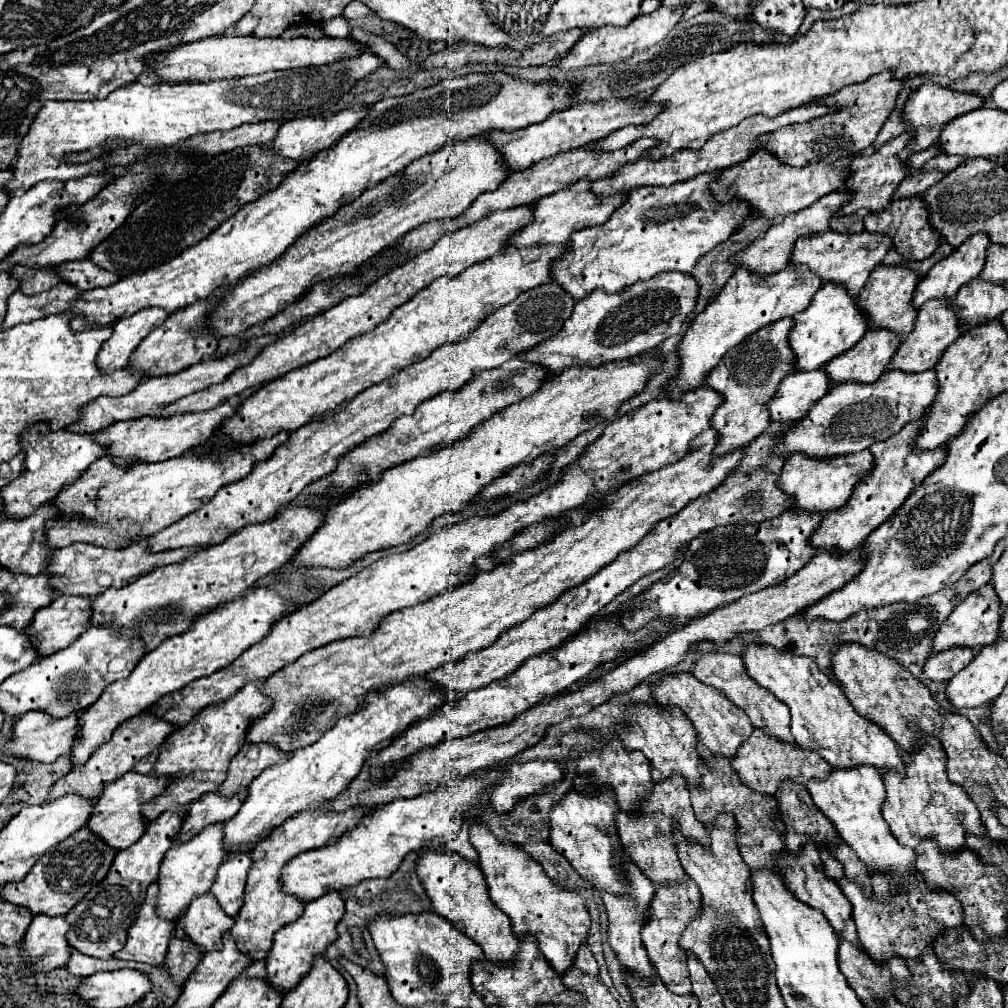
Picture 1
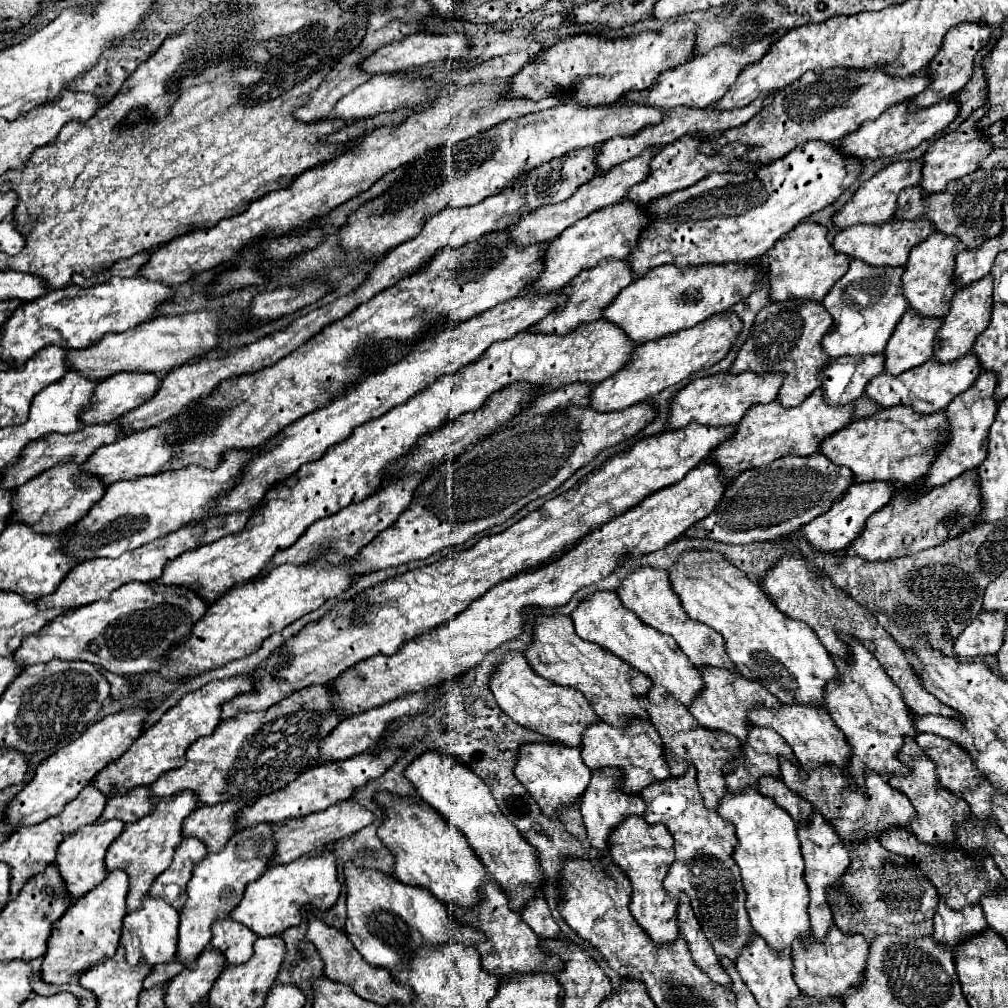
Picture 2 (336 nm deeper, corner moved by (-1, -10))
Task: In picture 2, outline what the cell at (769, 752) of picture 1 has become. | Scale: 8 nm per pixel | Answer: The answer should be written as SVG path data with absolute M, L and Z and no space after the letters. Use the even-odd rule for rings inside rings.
M697 666L701 678L703 678L703 692L699 692L699 698L691 702L691 714L697 718L697 722L709 730L725 730L729 734L735 734L741 742L747 740L747 710L755 706L765 708L777 708L779 700L761 684L755 680L743 678L739 672L715 668L715 666Z

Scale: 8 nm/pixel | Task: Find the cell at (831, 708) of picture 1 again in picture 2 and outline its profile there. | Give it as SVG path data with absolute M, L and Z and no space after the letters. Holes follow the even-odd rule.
M681 552L669 570L669 580L687 616L723 636L727 656L745 678L763 680L765 688L781 702L823 702L823 686L837 678L831 654L805 622L787 618L761 586L749 580L721 552Z

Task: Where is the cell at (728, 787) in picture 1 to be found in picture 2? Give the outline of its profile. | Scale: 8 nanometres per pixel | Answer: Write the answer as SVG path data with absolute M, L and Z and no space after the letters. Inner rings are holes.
M643 698L643 710L647 710L649 720L657 728L659 736L663 738L665 746L665 756L667 756L667 766L673 776L681 776L687 770L687 762L693 762L697 768L697 784L701 798L707 808L715 810L719 800L725 794L725 778L723 778L723 766L731 762L731 758L737 758L741 754L741 744L737 738L731 738L731 734L719 734L713 730L707 730L691 718L691 712L685 706L679 706L675 698L663 698L659 704L649 702Z

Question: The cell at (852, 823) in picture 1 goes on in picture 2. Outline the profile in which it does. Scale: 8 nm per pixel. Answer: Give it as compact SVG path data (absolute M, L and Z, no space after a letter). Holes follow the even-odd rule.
M781 704L779 710L755 708L751 710L751 722L777 730L777 734L785 738L785 742L791 746L793 754L797 756L805 770L813 770L821 764L835 764L839 768L845 768L845 764L849 762L849 748L843 738L843 732L837 726L833 726L831 716L821 706Z

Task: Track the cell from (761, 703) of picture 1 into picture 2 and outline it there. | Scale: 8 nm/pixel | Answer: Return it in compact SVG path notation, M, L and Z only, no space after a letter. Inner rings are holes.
M637 566L621 582L621 586L617 588L617 596L621 598L623 606L629 608L631 612L635 612L645 624L653 626L655 630L659 630L663 634L673 636L675 642L687 654L687 658L691 660L693 666L721 666L721 668L735 670L735 666L731 664L731 660L725 654L725 642L723 642L721 634L715 632L715 630L709 630L701 622L695 622L695 620L687 618L685 610L681 608L681 602L679 602L677 594L671 590L667 570L653 568L653 566Z

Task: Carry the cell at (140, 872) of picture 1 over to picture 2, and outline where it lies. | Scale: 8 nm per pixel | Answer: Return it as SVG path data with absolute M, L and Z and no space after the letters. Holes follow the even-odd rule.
M113 870L107 878L85 894L81 900L67 908L67 914L59 918L51 938L47 940L47 952L41 964L41 980L47 984L71 984L89 968L115 954L119 948L121 920L127 914L125 898L129 890L129 878L121 870Z

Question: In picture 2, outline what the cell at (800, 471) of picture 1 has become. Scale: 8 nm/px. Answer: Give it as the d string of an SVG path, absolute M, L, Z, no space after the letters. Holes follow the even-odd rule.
M891 406L891 410L879 410L873 416L853 420L843 430L825 438L819 450L833 464L851 468L855 482L889 480L909 486L929 472L941 446L949 440L947 428L945 410L939 410L939 414L915 414L907 406Z

